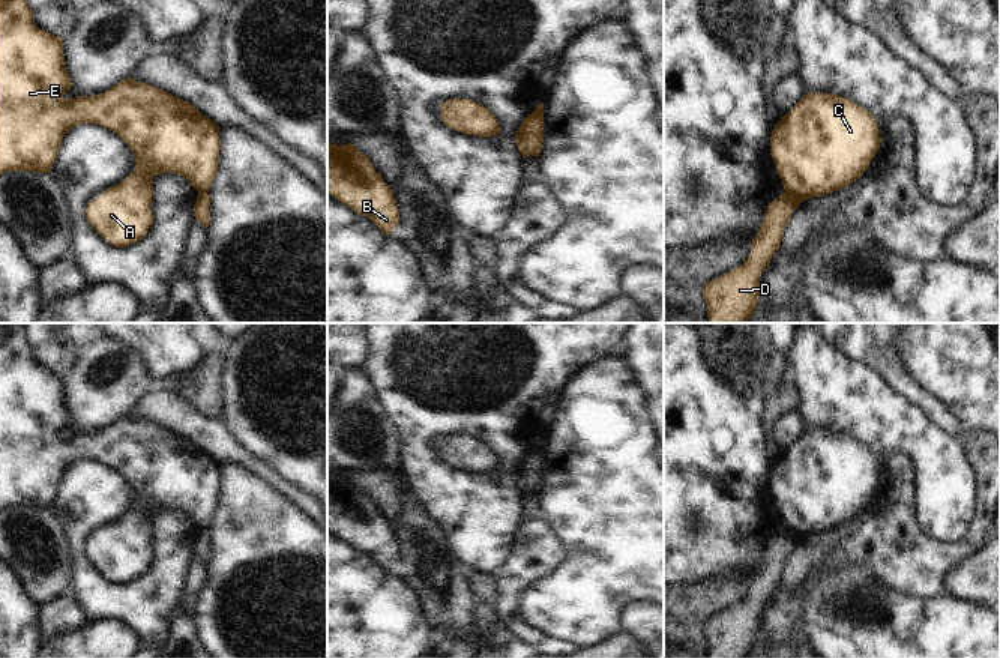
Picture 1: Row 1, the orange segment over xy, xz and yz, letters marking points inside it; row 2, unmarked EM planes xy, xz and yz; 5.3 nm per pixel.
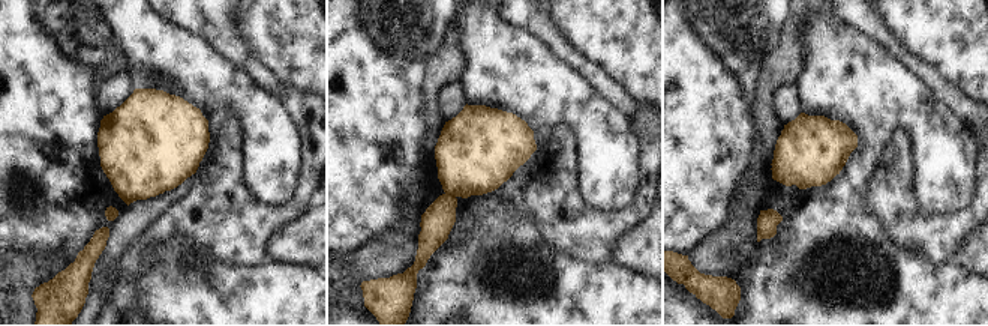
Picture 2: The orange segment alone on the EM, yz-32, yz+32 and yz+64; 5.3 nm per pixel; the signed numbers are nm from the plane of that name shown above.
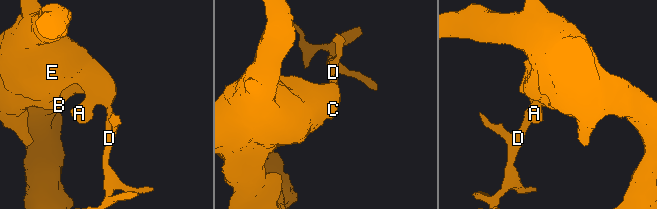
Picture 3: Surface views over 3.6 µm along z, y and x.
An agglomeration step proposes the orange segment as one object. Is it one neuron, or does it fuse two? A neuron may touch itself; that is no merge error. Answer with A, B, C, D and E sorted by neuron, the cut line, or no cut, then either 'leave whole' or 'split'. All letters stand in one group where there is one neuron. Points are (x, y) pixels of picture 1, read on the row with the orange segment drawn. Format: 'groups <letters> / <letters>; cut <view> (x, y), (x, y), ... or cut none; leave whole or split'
groups A B C E / D; cut yz (786, 191), (799, 203); split

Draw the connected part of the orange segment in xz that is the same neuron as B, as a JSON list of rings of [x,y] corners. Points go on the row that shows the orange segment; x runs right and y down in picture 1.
[[[327,143],[327,194],[369,218],[383,233],[398,225],[399,212],[390,186],[354,144]]]

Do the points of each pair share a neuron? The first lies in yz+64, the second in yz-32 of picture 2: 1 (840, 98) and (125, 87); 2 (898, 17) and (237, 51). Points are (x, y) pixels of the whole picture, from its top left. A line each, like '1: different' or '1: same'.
1: different
2: different

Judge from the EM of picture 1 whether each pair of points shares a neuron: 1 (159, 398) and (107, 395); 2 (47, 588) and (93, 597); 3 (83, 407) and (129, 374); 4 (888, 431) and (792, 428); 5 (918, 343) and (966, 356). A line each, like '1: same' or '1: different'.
1: different
2: different
3: same
4: different
5: same

